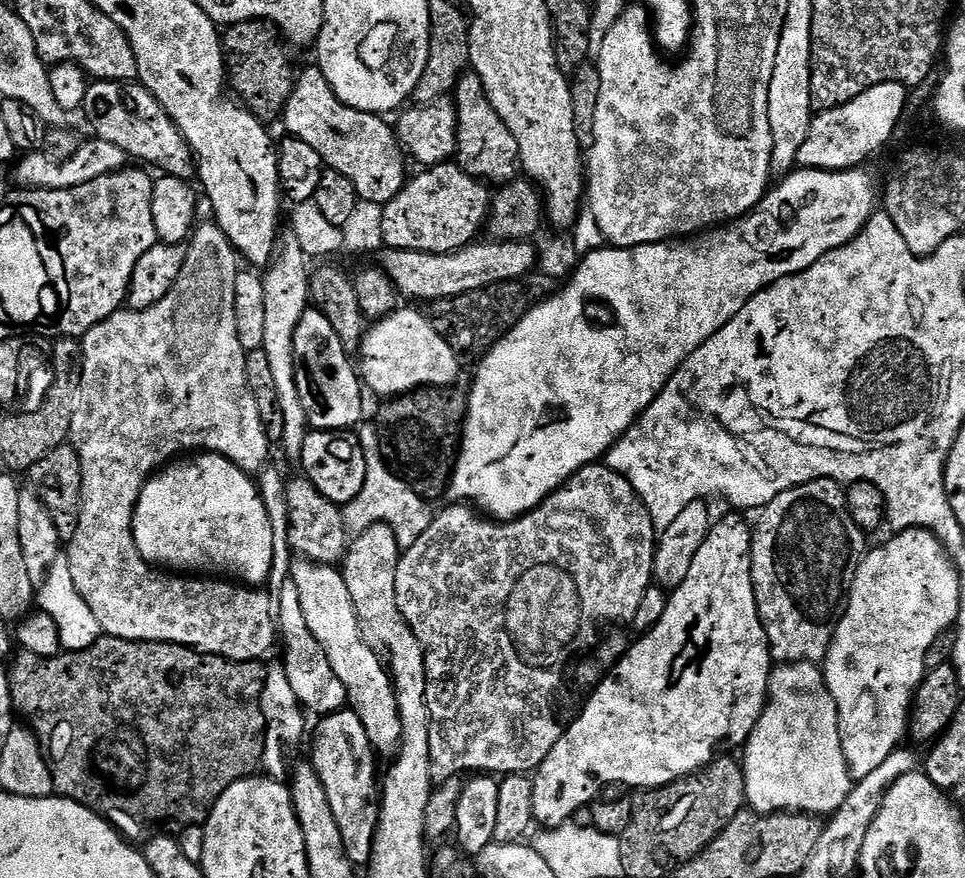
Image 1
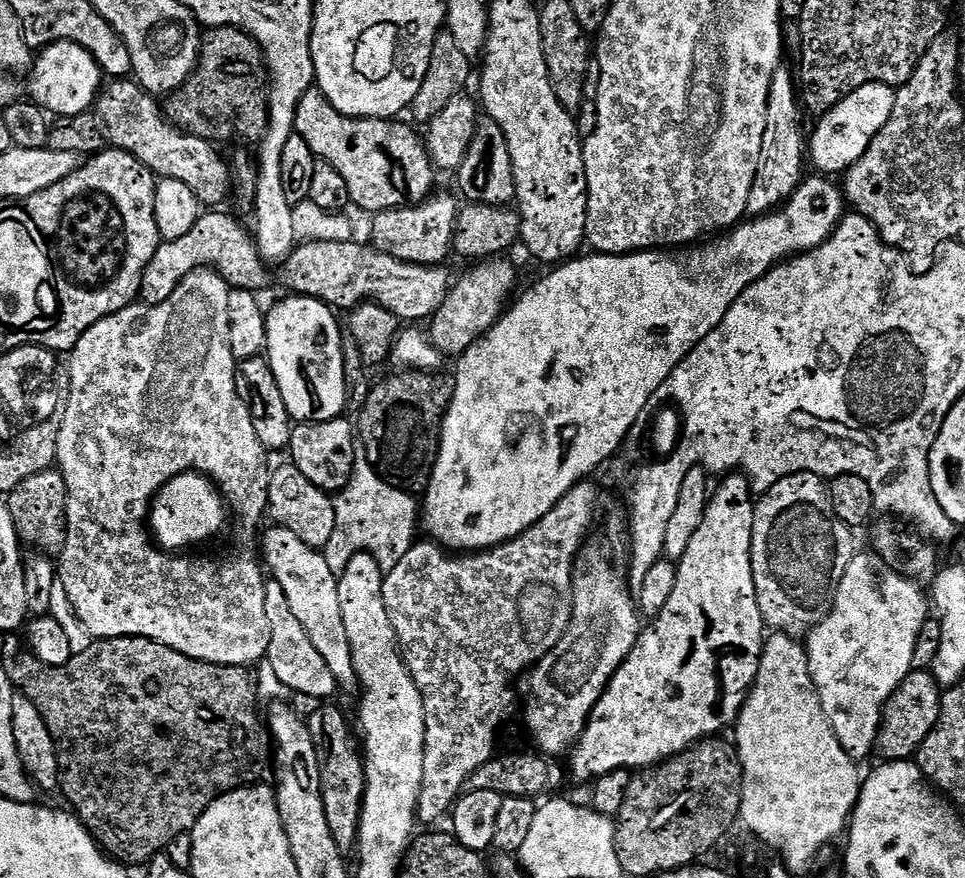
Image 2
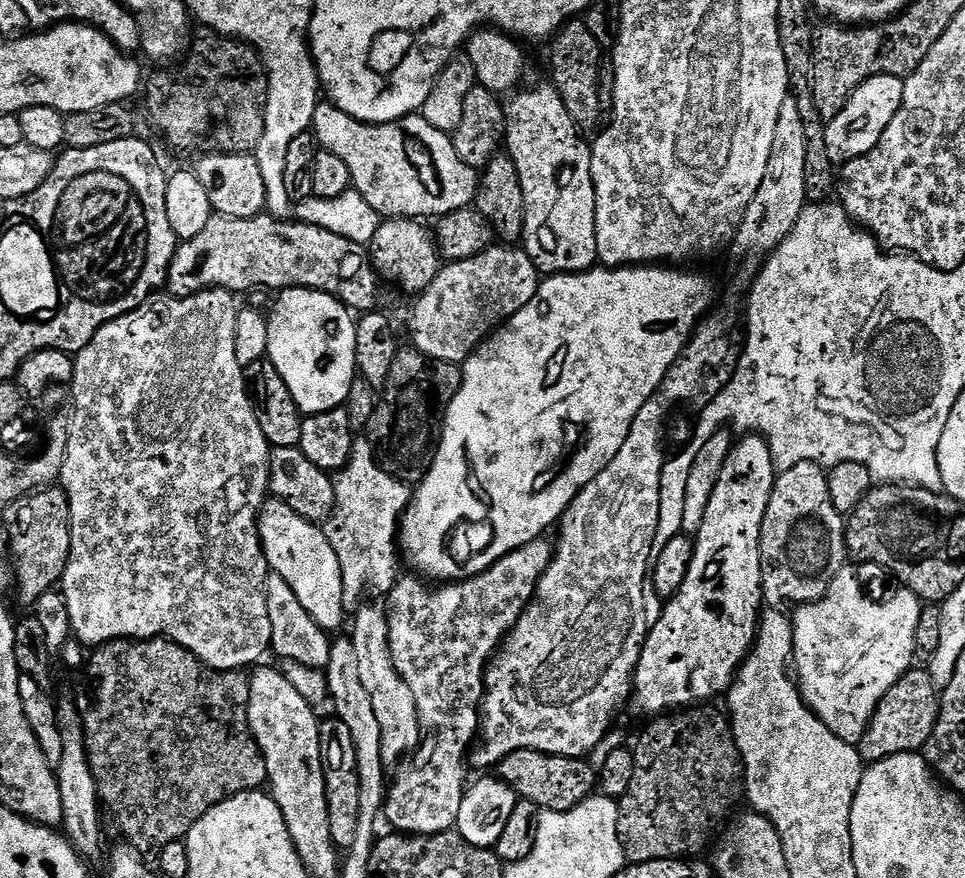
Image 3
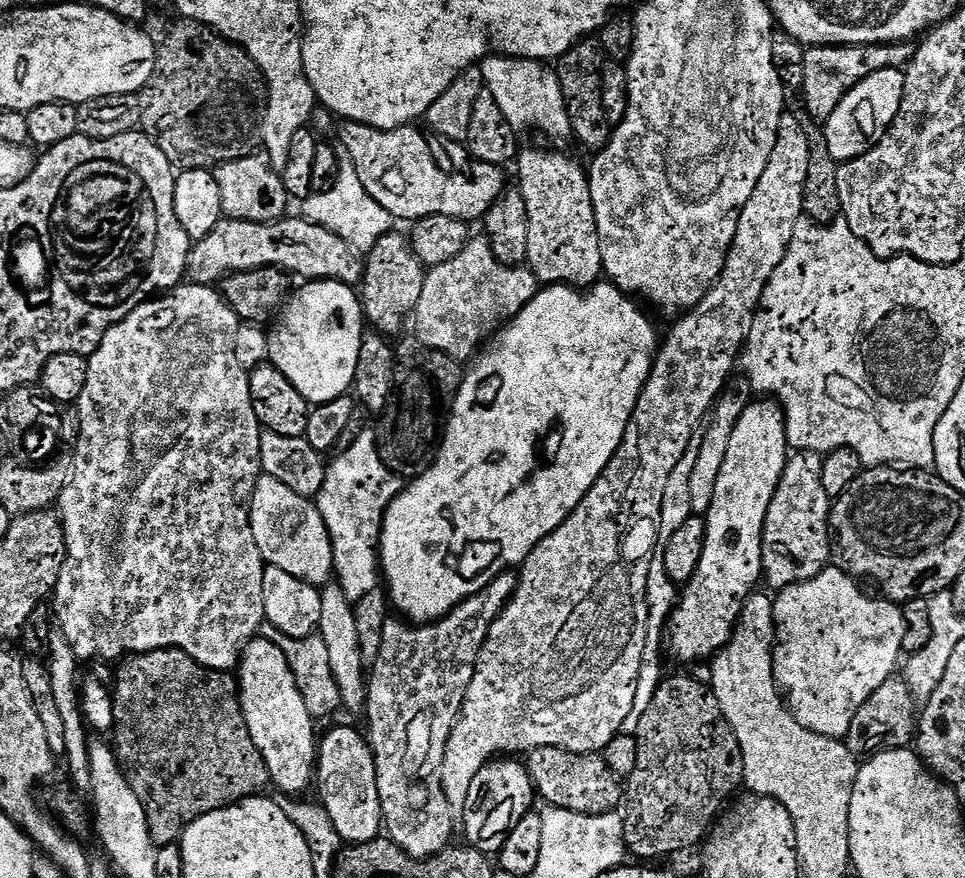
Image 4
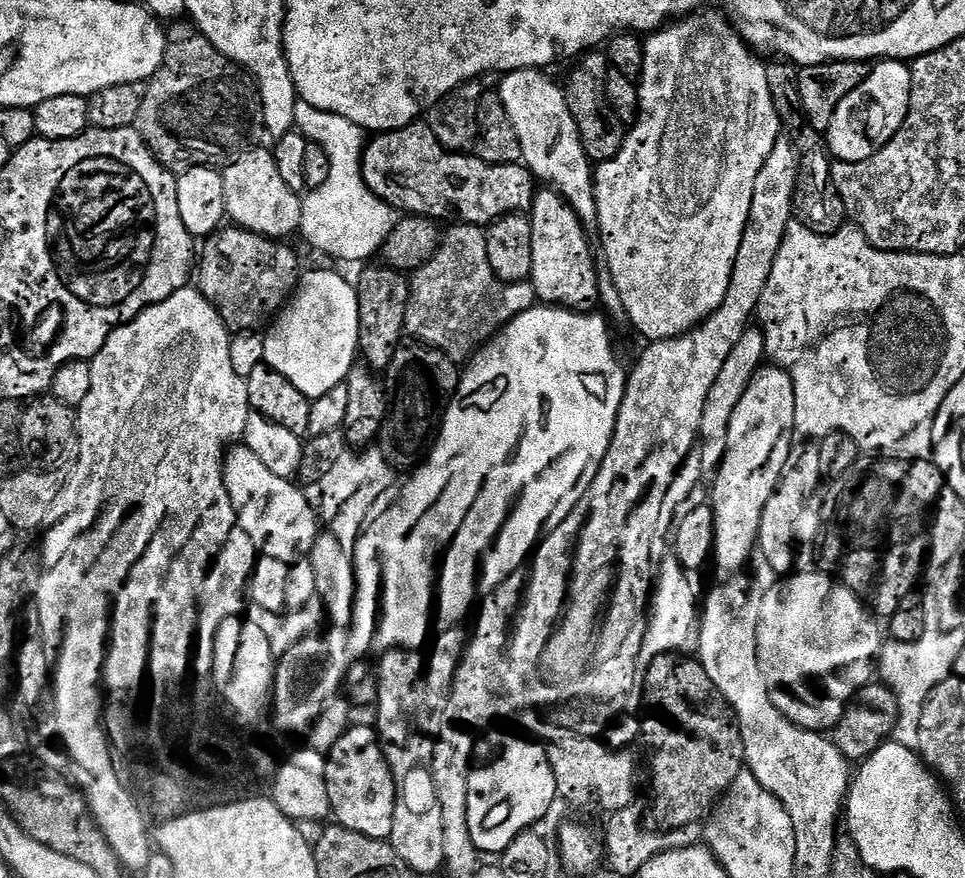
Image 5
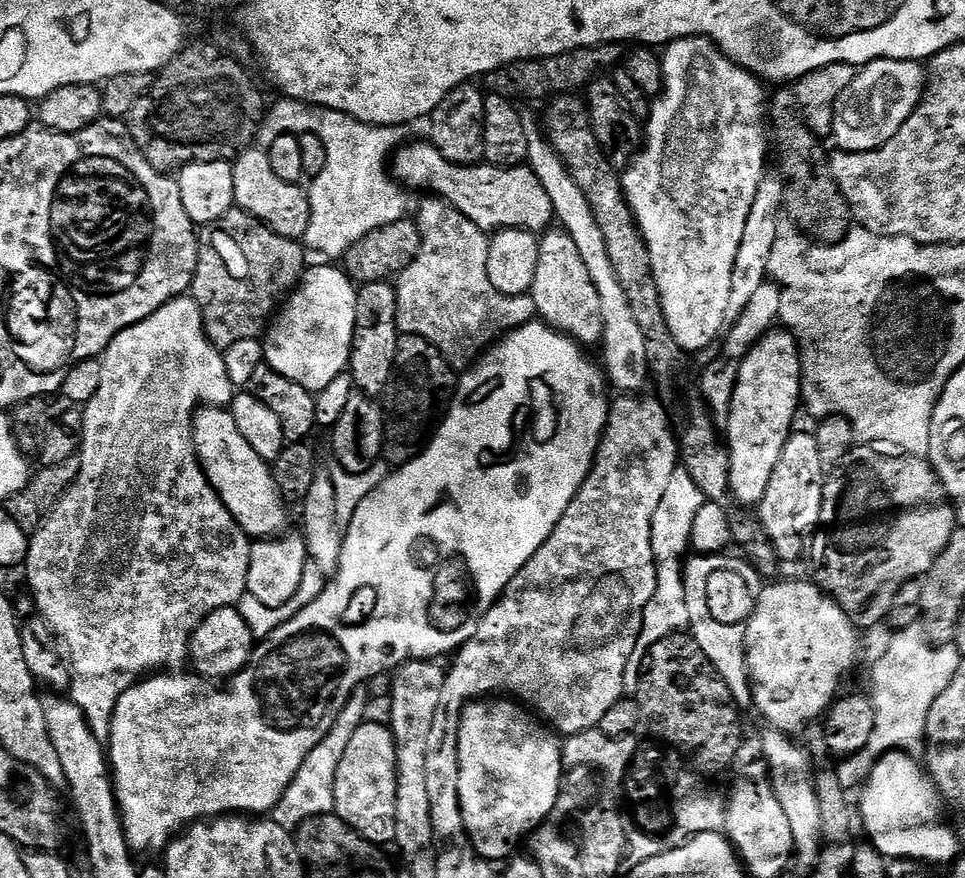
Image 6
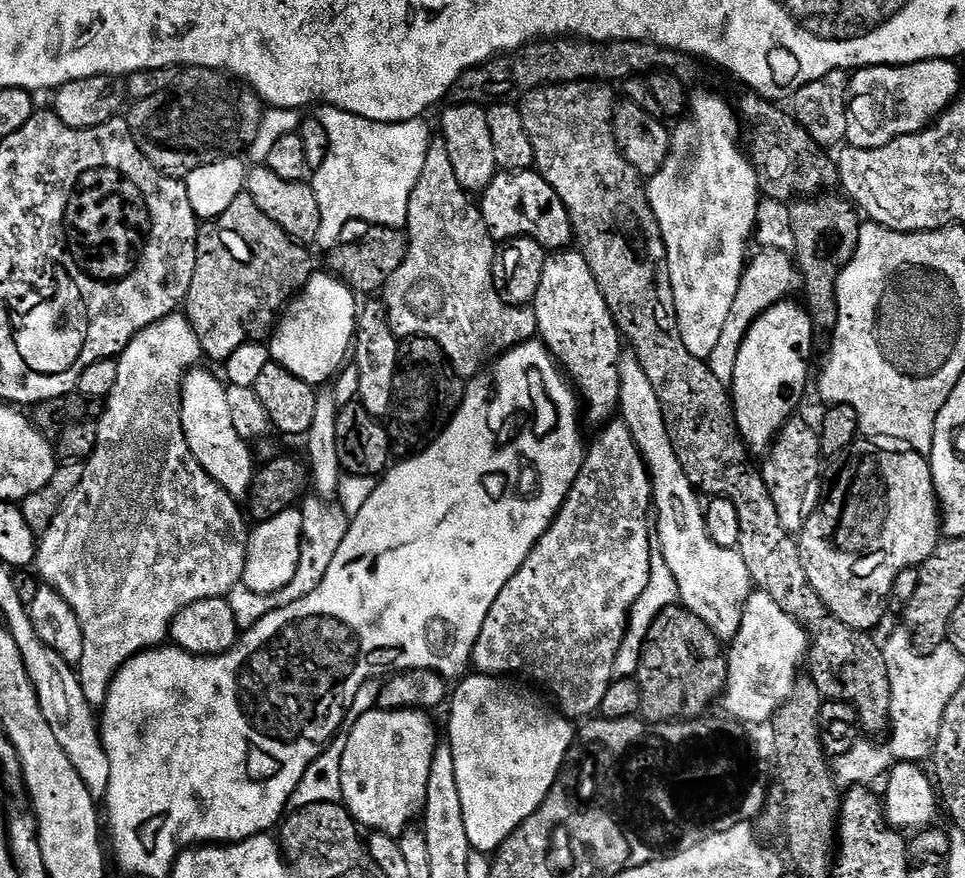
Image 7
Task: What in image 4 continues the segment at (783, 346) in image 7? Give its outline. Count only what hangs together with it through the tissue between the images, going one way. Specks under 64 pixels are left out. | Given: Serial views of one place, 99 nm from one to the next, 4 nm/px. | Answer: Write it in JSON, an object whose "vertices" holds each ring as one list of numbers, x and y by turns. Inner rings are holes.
{"vertices":[[772,398,753,399,746,406,742,418,738,418,738,426,734,426,730,446,726,449,726,462,722,462,722,474,718,474,718,486,714,486,714,502,710,502,710,510,706,513,706,542,702,550,702,562,698,562,698,570,694,570,692,579,683,585,666,628,667,647,672,647,672,652,678,659,685,660,688,664,695,660,707,661,728,645,728,639,736,631,745,602,757,591,759,584,756,583,761,583,762,580,762,530,789,455,790,445,783,407]]}

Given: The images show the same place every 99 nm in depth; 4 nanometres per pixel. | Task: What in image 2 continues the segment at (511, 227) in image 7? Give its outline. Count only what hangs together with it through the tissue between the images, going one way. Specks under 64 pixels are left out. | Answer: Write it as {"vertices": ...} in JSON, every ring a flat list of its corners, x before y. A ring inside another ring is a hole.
{"vertices":[[313,86,302,98,296,111,295,135,306,138,312,153,323,163,334,166,346,178,348,195,353,205,365,208,369,214,386,212,389,208,398,208,409,204,421,203,433,195,432,172,434,165,428,149,422,143,422,136,408,124,399,124,396,118,357,118,347,116,337,110,320,92,319,87]]}

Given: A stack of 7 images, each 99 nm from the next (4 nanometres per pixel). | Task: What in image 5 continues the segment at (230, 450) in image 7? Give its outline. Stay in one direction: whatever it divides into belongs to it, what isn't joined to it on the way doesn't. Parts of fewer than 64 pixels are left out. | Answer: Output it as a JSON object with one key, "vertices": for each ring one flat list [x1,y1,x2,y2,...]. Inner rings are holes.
{"vertices":[[243,446,233,447,225,455,224,481,238,522,261,557,269,556,293,565,311,553,318,535,318,512,313,501,311,504,304,497,303,487,266,470,258,454]]}

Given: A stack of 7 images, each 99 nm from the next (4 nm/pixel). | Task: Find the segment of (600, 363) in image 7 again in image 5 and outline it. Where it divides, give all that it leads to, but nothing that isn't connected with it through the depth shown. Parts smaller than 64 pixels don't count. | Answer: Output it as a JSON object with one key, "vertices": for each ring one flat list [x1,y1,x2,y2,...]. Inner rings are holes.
{"vertices":[[551,190,537,191,530,209,534,266,530,283,541,305,592,314,600,304,600,276,588,245,589,233,571,206]]}

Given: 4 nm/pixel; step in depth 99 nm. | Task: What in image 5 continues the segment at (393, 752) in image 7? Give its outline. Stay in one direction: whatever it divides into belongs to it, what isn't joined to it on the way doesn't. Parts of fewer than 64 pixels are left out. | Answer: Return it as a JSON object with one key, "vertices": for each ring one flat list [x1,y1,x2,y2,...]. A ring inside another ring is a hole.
{"vertices":[[349,727,326,755,326,794,330,794,335,823,366,834,366,838,388,840,394,830,397,783,375,728]]}

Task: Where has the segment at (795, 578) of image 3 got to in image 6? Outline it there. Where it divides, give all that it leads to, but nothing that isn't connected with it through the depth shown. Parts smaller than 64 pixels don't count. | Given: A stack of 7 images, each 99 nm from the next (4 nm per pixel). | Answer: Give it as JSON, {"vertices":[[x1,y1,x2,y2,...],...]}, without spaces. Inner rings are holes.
{"vertices":[[793,431,782,450,782,458,778,458,778,466,774,466,774,474,770,474,766,494,758,505,758,523,781,561,796,560,803,552,805,555,806,541,817,531,824,515,825,479,826,469,818,455,815,435,811,431]]}

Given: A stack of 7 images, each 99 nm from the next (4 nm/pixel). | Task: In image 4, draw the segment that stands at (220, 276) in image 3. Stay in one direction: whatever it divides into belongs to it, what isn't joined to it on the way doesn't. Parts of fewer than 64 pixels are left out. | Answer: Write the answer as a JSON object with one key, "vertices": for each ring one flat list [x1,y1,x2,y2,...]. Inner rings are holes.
{"vertices":[[221,218,218,226,214,226,214,230,210,230,210,234,206,234,206,238,193,243,192,253,188,255,187,279,194,284,212,286,221,278,234,272,245,272,255,268,278,268,281,272,289,273,293,277,305,276,303,279,308,282,313,280,336,280,339,284,356,286,363,281,364,260,361,253,357,252,355,248,348,245,342,238,338,238,338,234,334,234,314,222,303,218,288,219,281,218,272,221,270,224,255,224,245,220]]}

